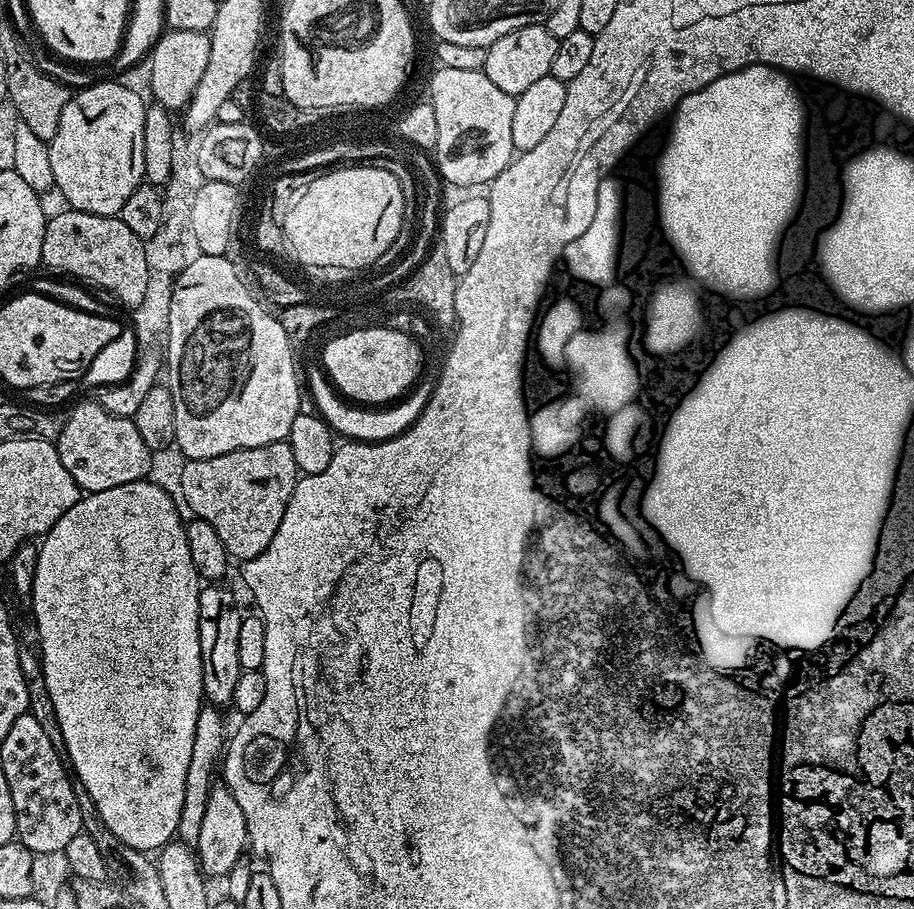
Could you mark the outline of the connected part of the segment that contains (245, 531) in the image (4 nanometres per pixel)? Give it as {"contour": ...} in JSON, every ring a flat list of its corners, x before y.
{"contour":[[287,440,270,442,266,446,254,446,234,450,230,454,218,454,218,458,187,459,182,475,182,500,188,503,191,515,198,520,210,522,222,538,222,546,226,546,229,557,243,562,250,558,258,558,274,534,278,534,278,526,282,526,282,514,286,514,286,506,290,502,290,494,294,494,294,486,298,479,298,469,294,462,294,450,290,450]]}

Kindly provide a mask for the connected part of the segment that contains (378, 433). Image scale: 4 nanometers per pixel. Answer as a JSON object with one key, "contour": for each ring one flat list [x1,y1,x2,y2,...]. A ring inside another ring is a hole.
{"contour":[[317,370,309,380,306,380,306,388,316,400,317,406,320,408,320,416,327,420,339,435,341,432,344,438,351,438,356,442,370,442,399,436,400,433,405,432,418,419,421,410,426,406,428,399,431,398,433,385,431,383,417,383,414,390,409,391,403,399,393,403,387,409,387,411,389,410,388,414,366,414,367,409,365,407,353,406,351,403,345,402,338,395,337,389,330,383,327,375,320,370]]}

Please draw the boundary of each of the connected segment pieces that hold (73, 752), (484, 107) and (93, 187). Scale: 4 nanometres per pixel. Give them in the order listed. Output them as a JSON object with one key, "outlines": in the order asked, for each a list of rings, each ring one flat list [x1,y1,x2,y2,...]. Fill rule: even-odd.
{"outlines":[[[148,478,135,480,126,486,114,486,110,490,81,495,80,501,74,506,70,506,70,510,66,510,66,514,62,514,62,518,58,518,58,522,54,522,52,529,49,532,45,532,39,541,38,566,34,570,34,586,32,587,32,595,30,597,32,616,36,619,36,632,40,635,40,638,38,637,38,649,41,668,45,674,46,687,50,692,50,702,54,702,54,713,57,714,58,726,62,728,66,750,70,754,70,762,73,763,72,772,86,786,87,793,93,798,94,805,97,807,102,822,106,824,109,830,126,846,136,848,138,851,147,854,152,852,151,848,153,850,163,848,169,840,176,836,178,818,182,814,182,798,186,794,186,766,190,766,190,750,194,750,194,730,198,726,198,714,202,707,202,701,205,699,204,687,202,686,202,650,200,649,200,635,198,634,198,606,200,605,202,581,196,572,194,558,190,558,190,542,186,540,186,530,184,529,185,517,180,517,176,504,177,501,170,493,153,484]],[[437,67,432,76,434,119,438,122,438,138,434,163,441,181,462,186,487,186,498,174,508,170,514,159,510,129,514,119,514,98,506,90,498,90,486,74,474,70,450,70]],[[92,84,89,88,84,88,80,93,73,95,66,102,66,110,62,110,62,118,58,118,58,134,50,141,50,166,54,170,54,188,64,195,64,200,69,209,77,212,89,212,99,216,115,216,126,206,126,198,134,194,134,190,139,184,145,183,144,175,144,139,142,138,142,122,144,121,144,110,146,100,143,100,132,88,127,88,124,84]]]}

